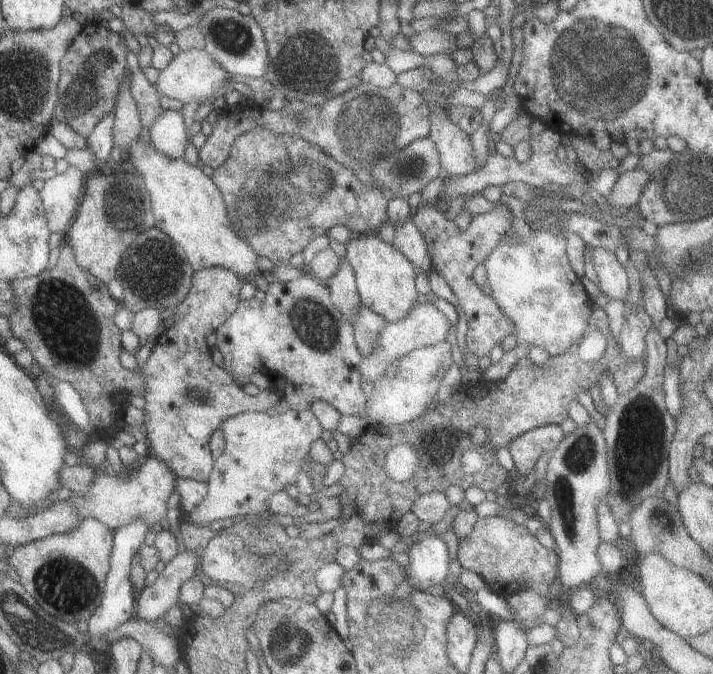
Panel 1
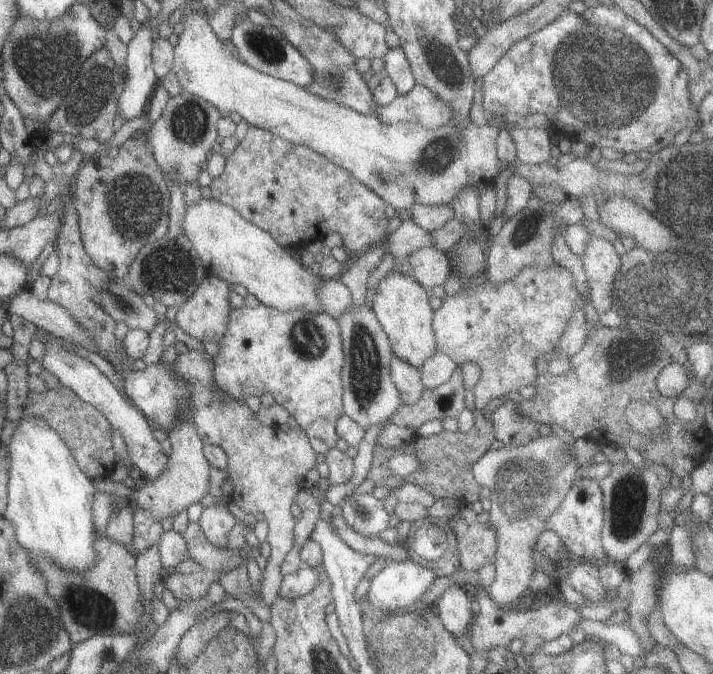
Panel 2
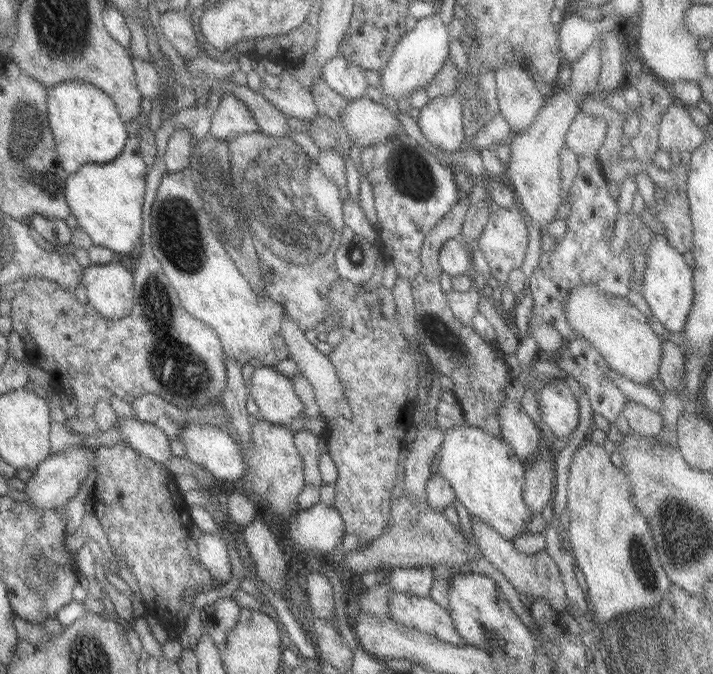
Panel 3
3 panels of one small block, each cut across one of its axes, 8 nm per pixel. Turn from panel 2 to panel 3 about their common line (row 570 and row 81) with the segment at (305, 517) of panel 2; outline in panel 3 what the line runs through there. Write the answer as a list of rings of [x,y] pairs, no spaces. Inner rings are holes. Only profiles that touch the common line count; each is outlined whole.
[[[283,70],[283,76],[279,80],[281,84],[277,90],[271,90],[261,84],[257,94],[263,96],[263,100],[267,100],[283,116],[291,116],[301,122],[313,120],[319,112],[307,86],[301,86],[301,82],[297,82],[287,70]]]

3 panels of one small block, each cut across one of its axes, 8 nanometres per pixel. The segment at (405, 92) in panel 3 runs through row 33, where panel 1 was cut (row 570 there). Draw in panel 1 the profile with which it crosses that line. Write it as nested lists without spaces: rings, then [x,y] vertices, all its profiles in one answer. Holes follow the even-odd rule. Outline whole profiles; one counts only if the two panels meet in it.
[[[425,536],[423,540],[415,542],[407,554],[407,582],[417,590],[427,592],[429,586],[441,584],[449,574],[447,562],[451,560],[451,556],[441,536]]]

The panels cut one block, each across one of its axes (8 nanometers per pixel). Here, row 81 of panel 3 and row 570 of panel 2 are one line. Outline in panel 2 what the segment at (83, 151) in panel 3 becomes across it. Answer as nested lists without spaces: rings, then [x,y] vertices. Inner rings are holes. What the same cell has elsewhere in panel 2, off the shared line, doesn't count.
[[[31,416],[21,418],[7,444],[7,464],[9,464],[7,468],[9,480],[7,480],[7,506],[3,518],[13,526],[17,544],[31,554],[49,556],[63,570],[81,572],[91,568],[95,564],[93,542],[97,538],[91,522],[93,520],[91,502],[95,490],[91,486],[89,476],[81,472],[73,454],[69,452],[69,446],[59,438],[53,426],[49,426],[49,422],[45,422],[43,418],[31,418]]]

